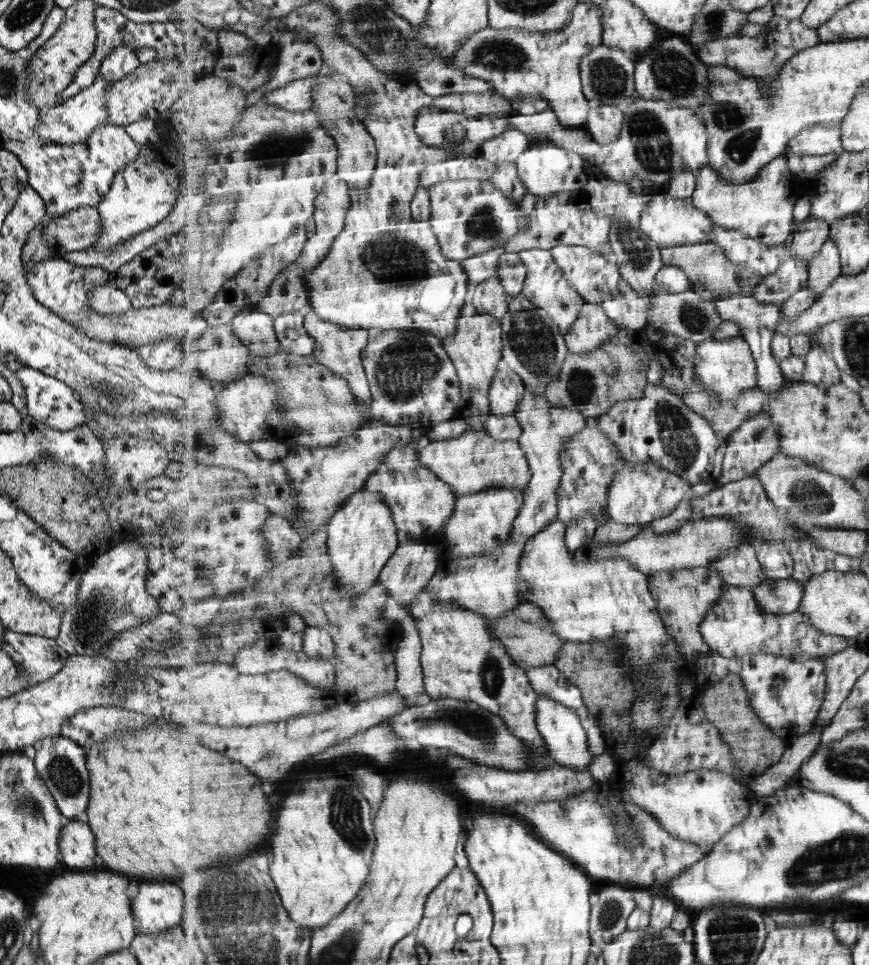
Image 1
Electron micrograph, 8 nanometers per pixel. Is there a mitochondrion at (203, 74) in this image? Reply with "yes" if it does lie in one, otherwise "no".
no

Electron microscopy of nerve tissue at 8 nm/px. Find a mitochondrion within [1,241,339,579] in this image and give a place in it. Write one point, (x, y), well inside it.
(111, 390)

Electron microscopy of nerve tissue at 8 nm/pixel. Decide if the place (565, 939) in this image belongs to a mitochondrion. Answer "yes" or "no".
no

